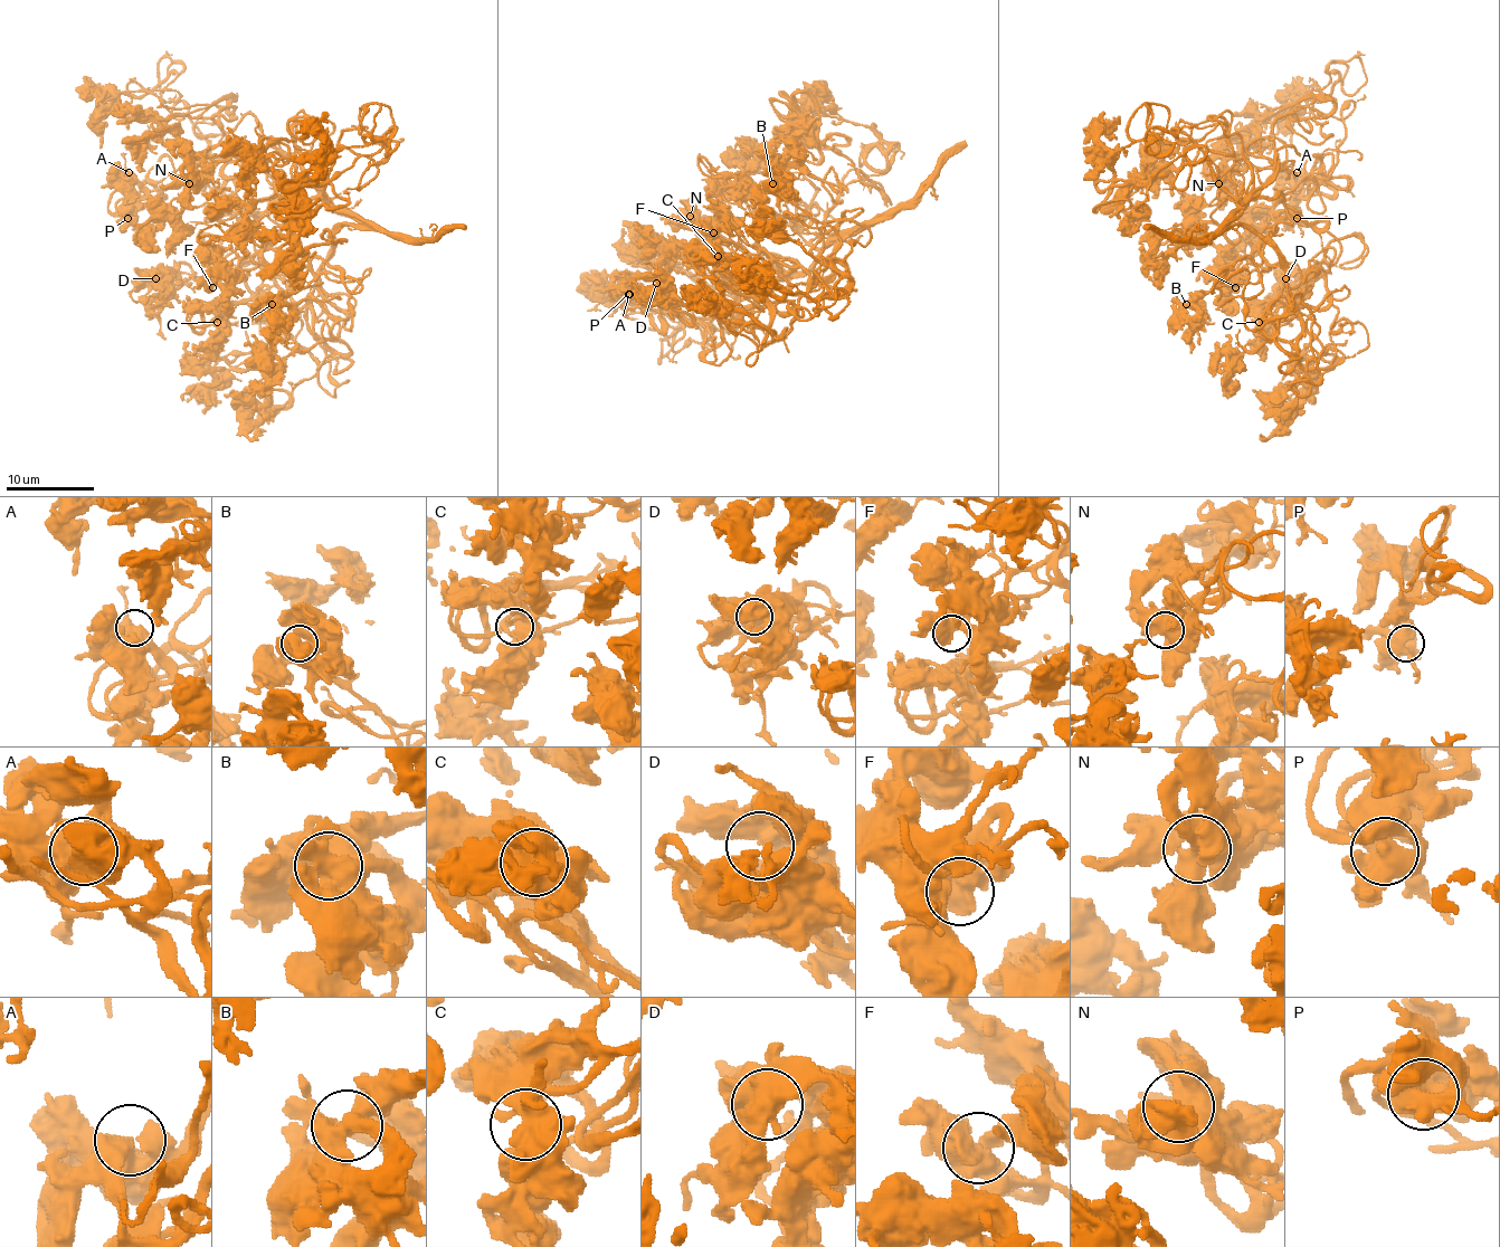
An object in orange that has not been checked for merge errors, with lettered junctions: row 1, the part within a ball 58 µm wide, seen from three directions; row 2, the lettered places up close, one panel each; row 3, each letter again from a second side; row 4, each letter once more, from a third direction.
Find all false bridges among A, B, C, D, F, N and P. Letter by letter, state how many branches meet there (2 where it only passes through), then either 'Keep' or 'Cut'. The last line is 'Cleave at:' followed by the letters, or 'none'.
A: Branches: 2. Keep
B: Branches: 2. Keep
C: Branches: 3. Keep
D: Branches: 3. Keep
F: Branches: 2. Keep
N: Branches: 1. Keep
P: Branches: 3. Keep
Cleave at: none

